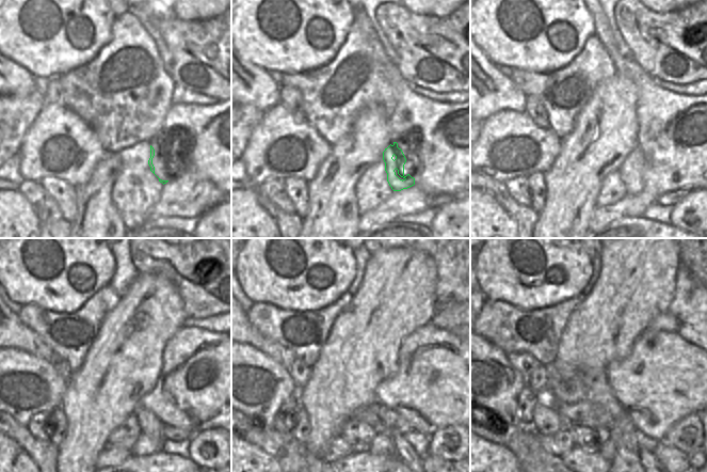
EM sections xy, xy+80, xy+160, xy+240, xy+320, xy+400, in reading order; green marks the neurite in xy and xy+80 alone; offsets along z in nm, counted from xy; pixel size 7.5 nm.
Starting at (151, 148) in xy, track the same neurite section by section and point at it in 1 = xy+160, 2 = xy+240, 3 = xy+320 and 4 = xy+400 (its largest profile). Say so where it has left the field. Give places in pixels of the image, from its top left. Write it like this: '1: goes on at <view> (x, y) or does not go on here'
1: goes on at xy+160 (630, 171)
2: goes on at xy+240 (149, 424)
3: goes on at xy+320 (406, 455)
4: goes on at xy+400 (644, 455)

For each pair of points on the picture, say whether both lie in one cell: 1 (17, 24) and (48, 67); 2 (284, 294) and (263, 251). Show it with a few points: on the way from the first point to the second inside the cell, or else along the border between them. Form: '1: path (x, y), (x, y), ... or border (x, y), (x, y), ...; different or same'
1: path (25, 34), (47, 57); same
2: path (284, 283), (267, 262); same

